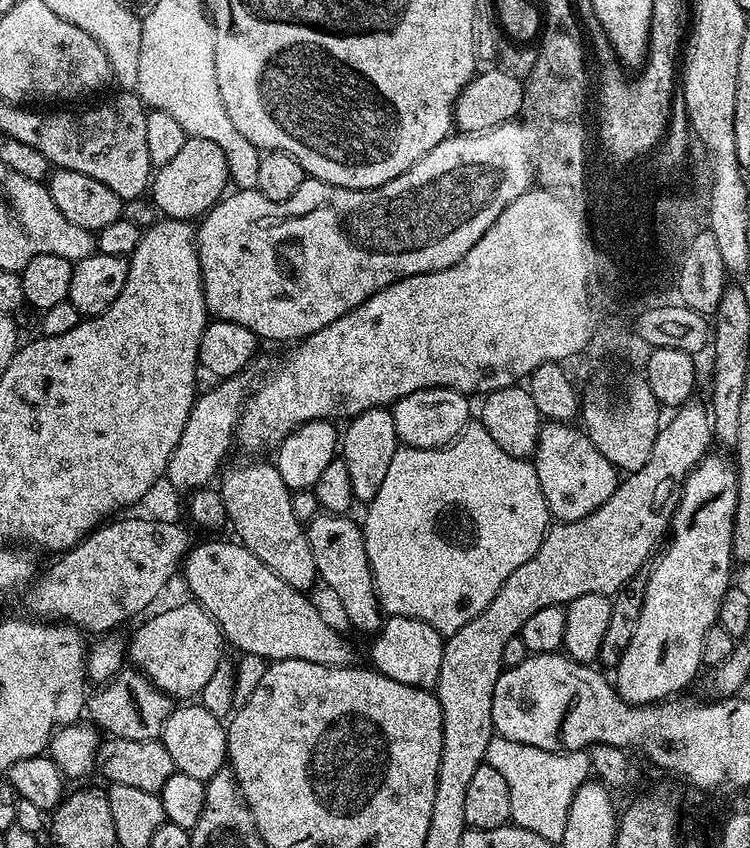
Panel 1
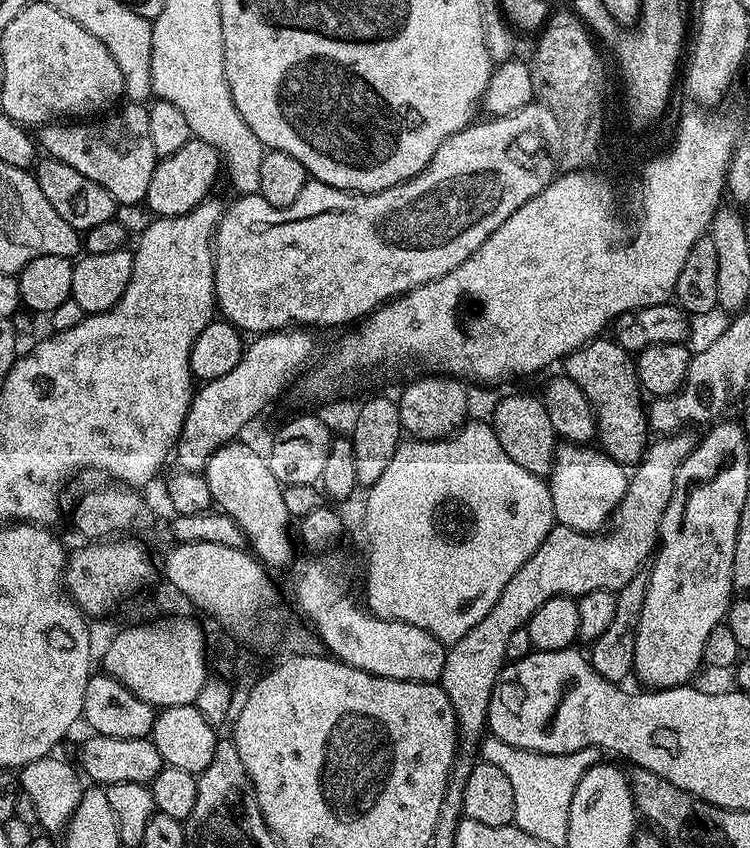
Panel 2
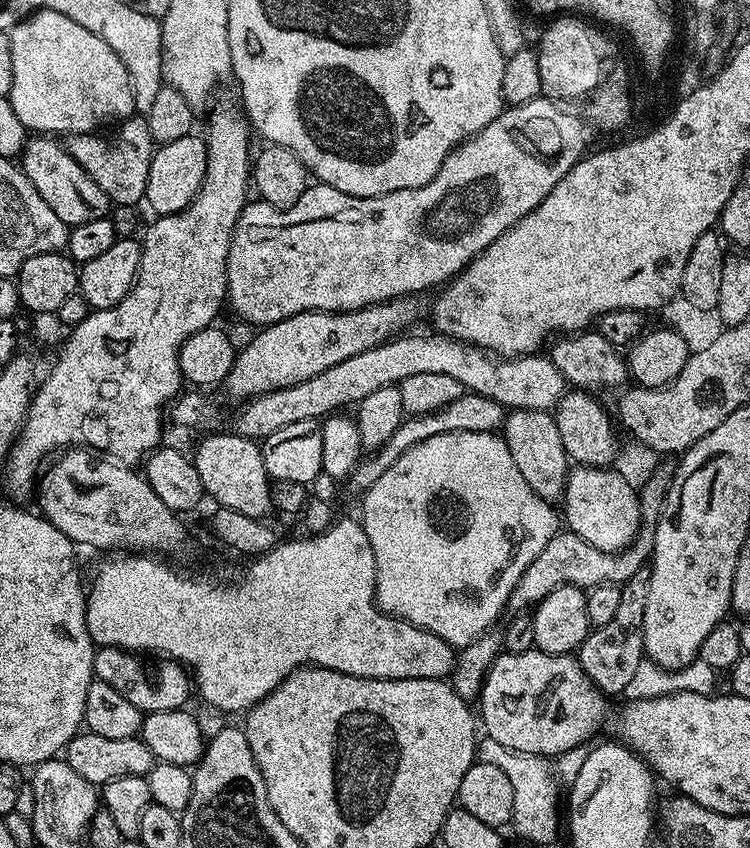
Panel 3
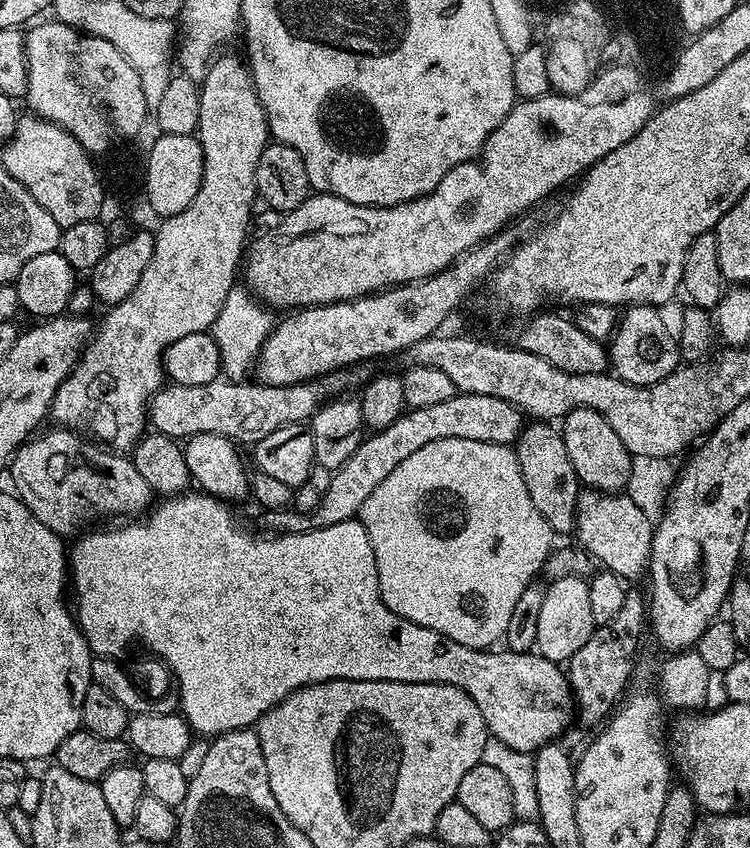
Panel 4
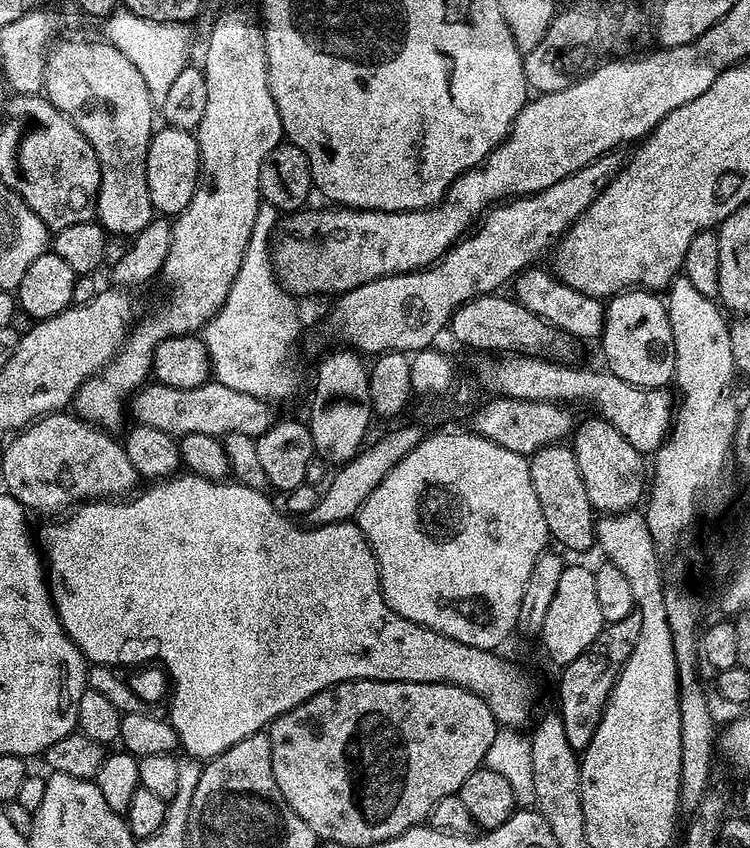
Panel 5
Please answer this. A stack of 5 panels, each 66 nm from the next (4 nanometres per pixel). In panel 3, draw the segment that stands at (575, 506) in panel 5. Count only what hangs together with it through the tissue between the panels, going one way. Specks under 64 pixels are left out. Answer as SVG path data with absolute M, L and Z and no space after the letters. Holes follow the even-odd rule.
M521 408L509 411L504 418L502 435L510 450L510 458L514 458L514 466L518 466L522 478L526 478L526 486L530 486L538 498L549 502L559 501L568 481L570 461L558 434L555 415L551 411Z

